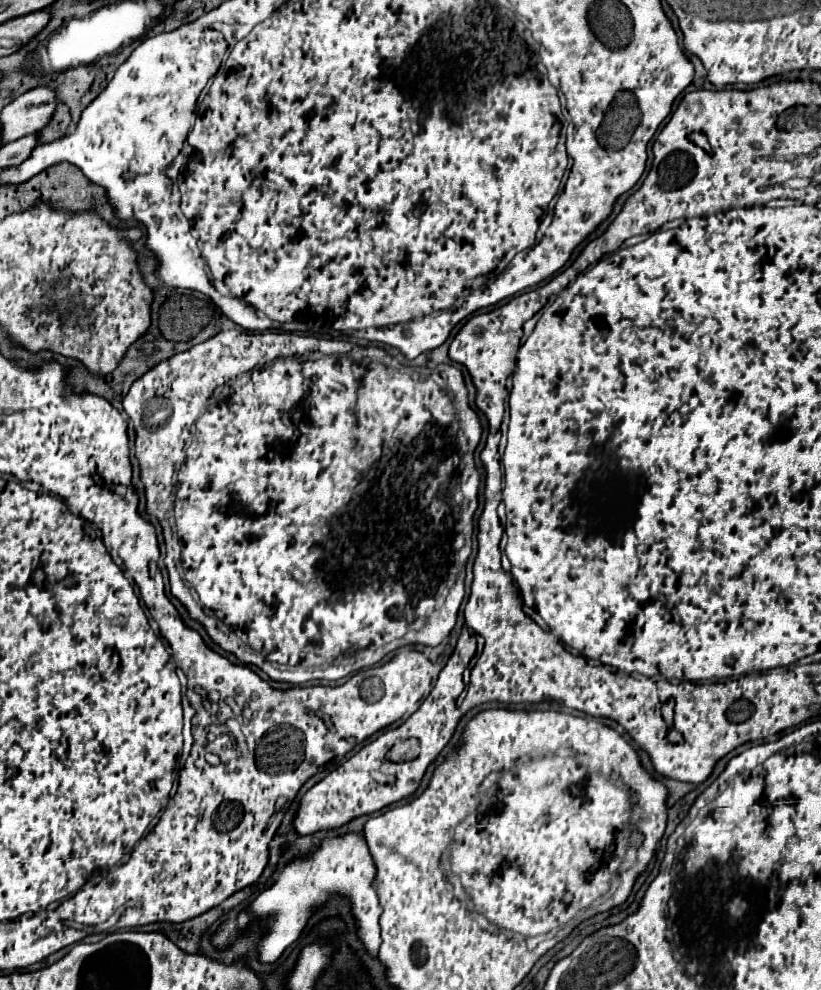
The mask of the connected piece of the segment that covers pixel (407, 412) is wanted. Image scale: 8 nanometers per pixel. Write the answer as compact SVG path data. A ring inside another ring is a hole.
M225 330L153 366L151 372L147 372L145 376L141 376L137 382L131 384L131 390L123 400L123 408L137 432L135 454L141 466L141 480L145 484L147 508L153 516L159 518L163 526L167 542L165 564L169 570L171 594L179 598L181 604L187 606L191 618L199 620L223 650L233 652L239 660L247 664L257 664L263 672L269 674L269 678L279 682L303 684L321 678L333 682L365 666L373 666L387 652L399 646L405 644L437 646L453 630L457 612L465 596L465 562L471 554L473 514L477 510L477 486L479 486L479 474L475 470L473 452L481 438L481 424L477 420L475 410L471 410L467 404L467 388L456 366L443 364L435 368L431 366L413 368L389 356L379 346L355 346L351 342L303 338L287 332L249 334L245 330ZM169 510L173 510L175 530L181 540L181 566L185 570L185 576L181 576L177 570L179 552L175 550L175 546L171 546L173 524L169 520ZM387 596L397 598L389 602ZM421 600L433 600L433 606L419 610L417 604ZM273 664L305 666L308 669L302 670L303 668L298 667L284 669Z

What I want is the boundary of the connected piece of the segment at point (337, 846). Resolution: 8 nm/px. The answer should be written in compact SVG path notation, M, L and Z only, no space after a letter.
M357 834L327 838L327 840L323 840L321 848L315 854L311 854L303 860L291 862L281 872L279 880L271 888L261 892L255 898L255 902L249 906L251 916L255 914L255 916L269 918L269 922L267 922L269 934L259 944L261 962L275 962L283 954L283 950L299 938L311 912L319 904L323 904L327 900L327 896L333 892L341 892L341 894L347 894L351 898L353 914L355 914L357 926L359 926L359 936L365 942L365 948L371 954L377 954L379 944L381 944L379 916L383 910L379 906L377 892L371 884L373 876L375 876L375 866L373 866L369 848L367 848L365 840Z

